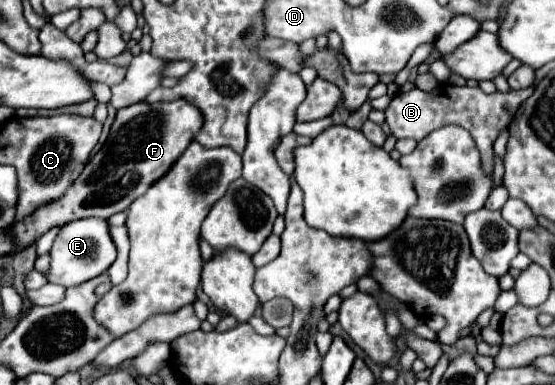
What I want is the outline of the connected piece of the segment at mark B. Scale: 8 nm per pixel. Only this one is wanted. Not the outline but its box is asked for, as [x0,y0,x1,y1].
[385,83,533,173]

